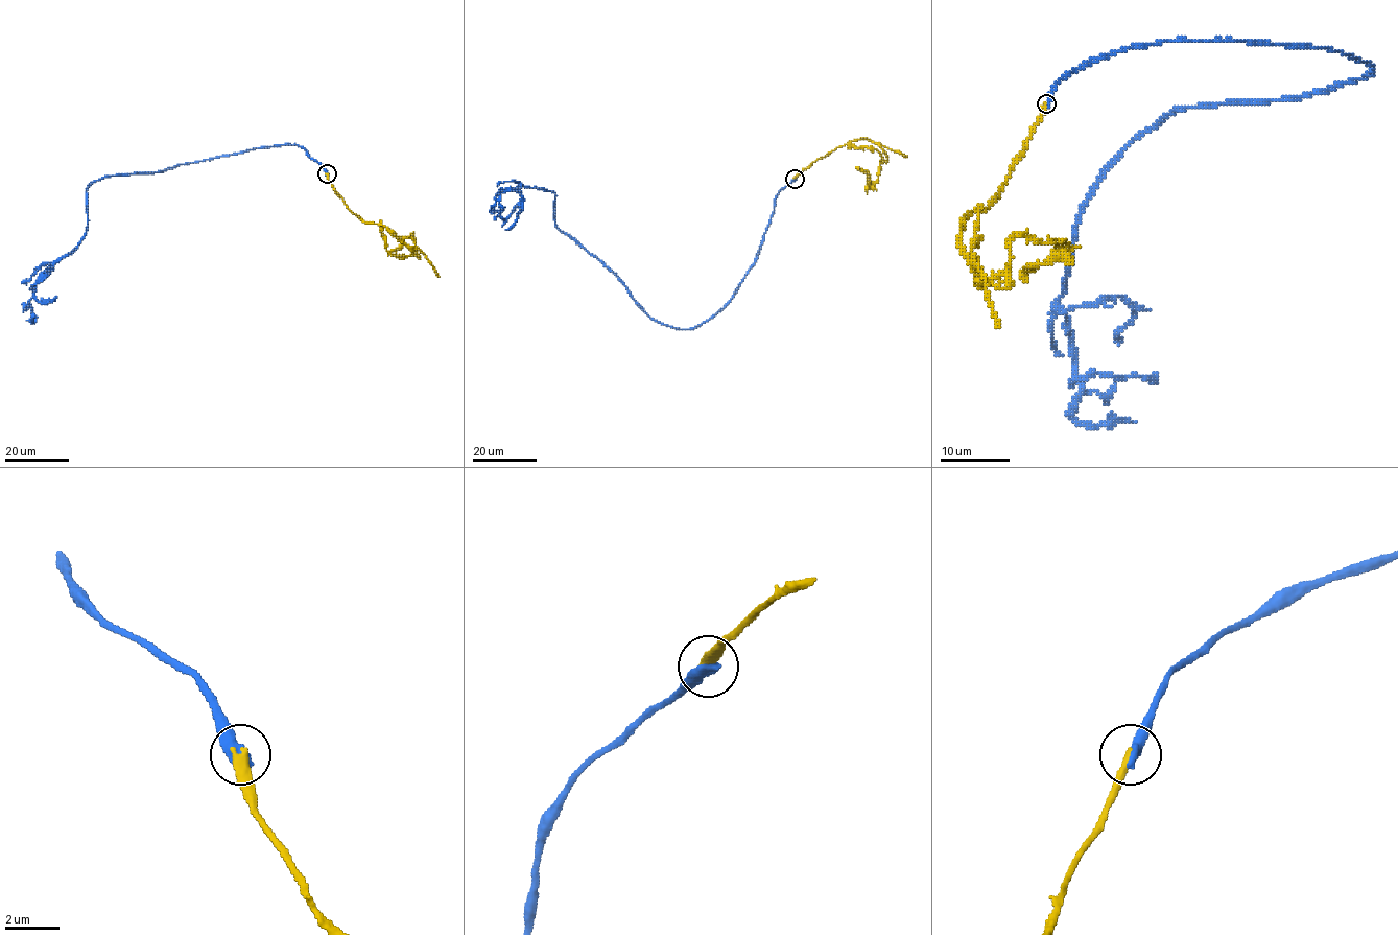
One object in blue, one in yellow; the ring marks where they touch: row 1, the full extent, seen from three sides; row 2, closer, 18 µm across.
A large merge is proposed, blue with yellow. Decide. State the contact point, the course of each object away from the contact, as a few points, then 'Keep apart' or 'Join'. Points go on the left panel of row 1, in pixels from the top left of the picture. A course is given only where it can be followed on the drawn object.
Place: (327, 173). Course of blue: (327, 174), (286, 144), (94, 181), (86, 235), (37, 283), (34, 297), (53, 298), (38, 303). Course of yellow: (327, 174), (351, 212), (364, 221), (388, 227), (420, 258), (413, 234), (403, 237), (400, 248), (388, 256). Keep apart

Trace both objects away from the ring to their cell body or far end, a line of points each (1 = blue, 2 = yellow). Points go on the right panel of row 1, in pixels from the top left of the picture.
1: (1045, 104), (1075, 69), (1166, 40), (1372, 66), (1184, 106), (1099, 180), (1056, 305), (1073, 383), (1158, 383)
2: (1045, 104), (997, 196), (960, 230), (969, 265), (1002, 287), (1014, 235), (1052, 242), (1050, 258), (1023, 282)

